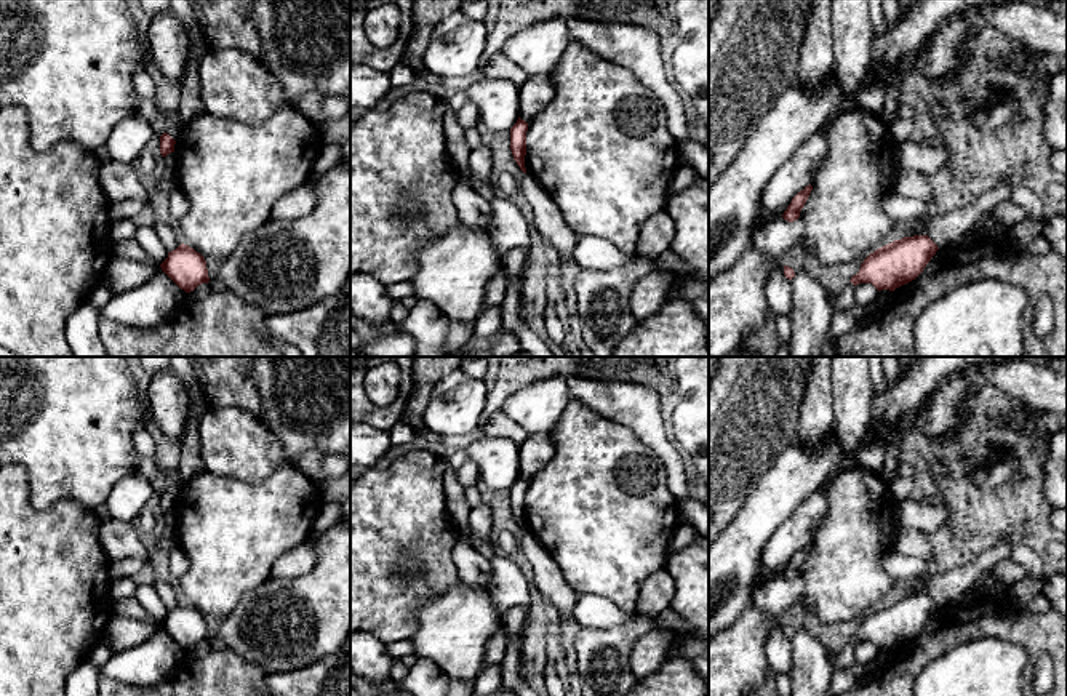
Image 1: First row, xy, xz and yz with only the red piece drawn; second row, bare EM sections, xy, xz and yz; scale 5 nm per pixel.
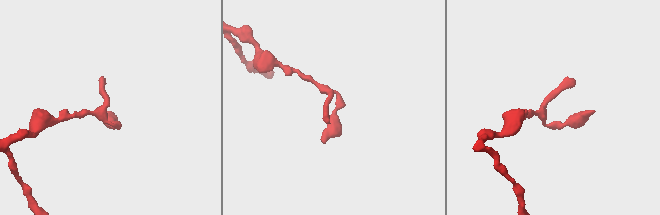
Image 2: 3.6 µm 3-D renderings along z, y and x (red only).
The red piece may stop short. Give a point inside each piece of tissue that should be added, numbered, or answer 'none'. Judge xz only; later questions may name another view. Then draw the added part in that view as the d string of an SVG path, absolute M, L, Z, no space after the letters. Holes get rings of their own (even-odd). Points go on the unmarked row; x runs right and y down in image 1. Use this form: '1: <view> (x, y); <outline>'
none

